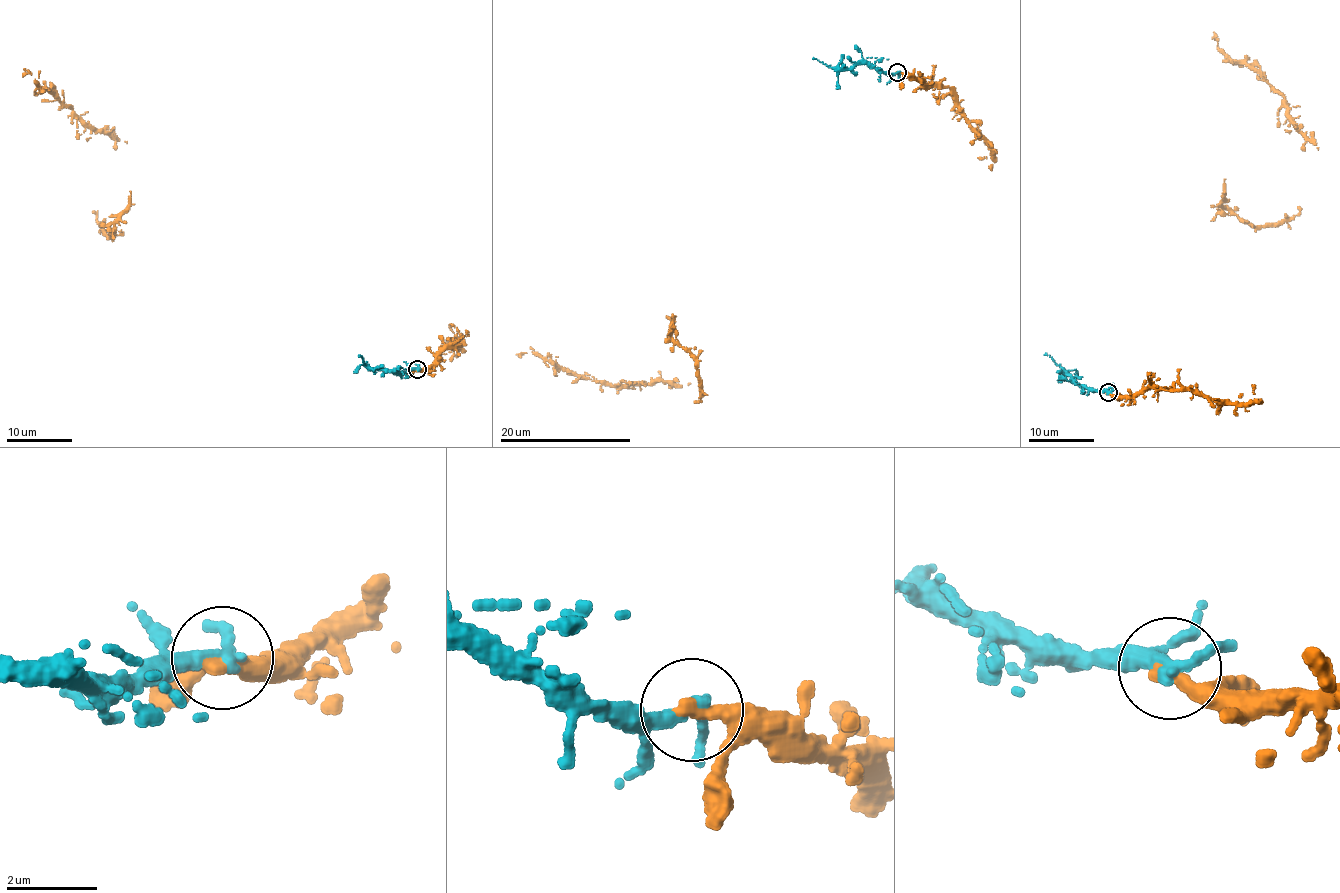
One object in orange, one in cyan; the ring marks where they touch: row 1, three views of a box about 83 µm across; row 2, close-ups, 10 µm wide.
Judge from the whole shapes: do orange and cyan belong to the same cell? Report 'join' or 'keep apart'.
join

